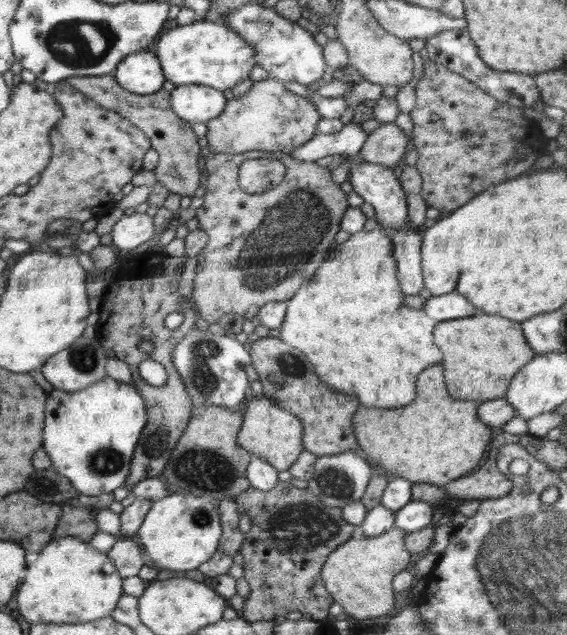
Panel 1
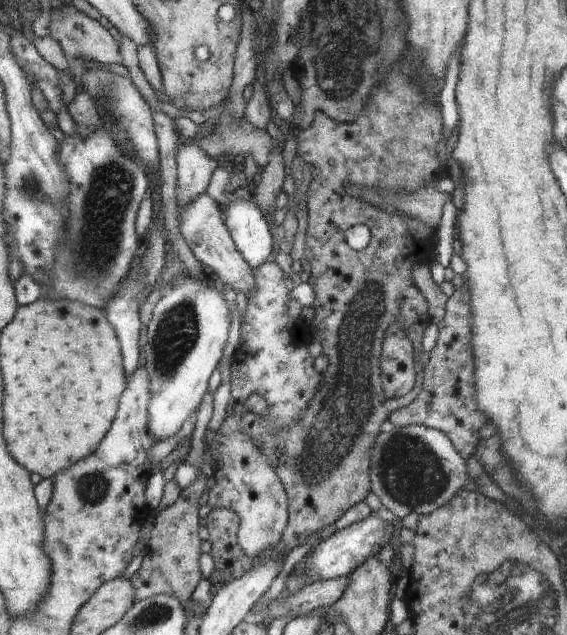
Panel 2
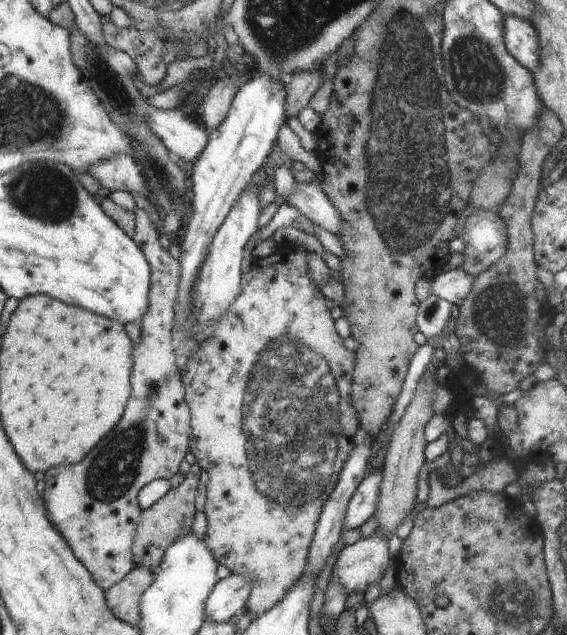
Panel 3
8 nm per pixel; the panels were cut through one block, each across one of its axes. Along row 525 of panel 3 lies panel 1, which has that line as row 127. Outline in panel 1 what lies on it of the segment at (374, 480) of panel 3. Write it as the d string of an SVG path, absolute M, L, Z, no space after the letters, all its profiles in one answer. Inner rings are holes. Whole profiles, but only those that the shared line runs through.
M354 122L345 124L336 134L316 133L309 142L302 144L289 154L300 160L316 161L324 156L338 156L340 154L350 157L360 153L366 143L367 134L362 129L362 123Z

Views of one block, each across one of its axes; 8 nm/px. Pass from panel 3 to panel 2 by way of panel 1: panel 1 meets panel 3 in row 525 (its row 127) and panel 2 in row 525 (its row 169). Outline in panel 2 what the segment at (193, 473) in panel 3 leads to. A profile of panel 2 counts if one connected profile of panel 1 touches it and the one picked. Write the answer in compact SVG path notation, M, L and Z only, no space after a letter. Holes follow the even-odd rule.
M206 392L198 407L197 421L192 432L192 447L186 461L187 464L197 467L198 475L190 486L180 491L180 496L176 502L164 510L160 510L156 516L143 562L129 579L130 584L133 584L135 588L134 603L145 598L158 596L158 594L174 594L180 602L186 604L191 600L192 593L202 578L198 560L201 555L200 545L203 542L198 535L201 528L198 521L198 508L199 500L207 488L207 477L202 474L201 468L205 462L202 456L204 456L204 450L207 449L204 434L213 415L213 402L214 393Z

